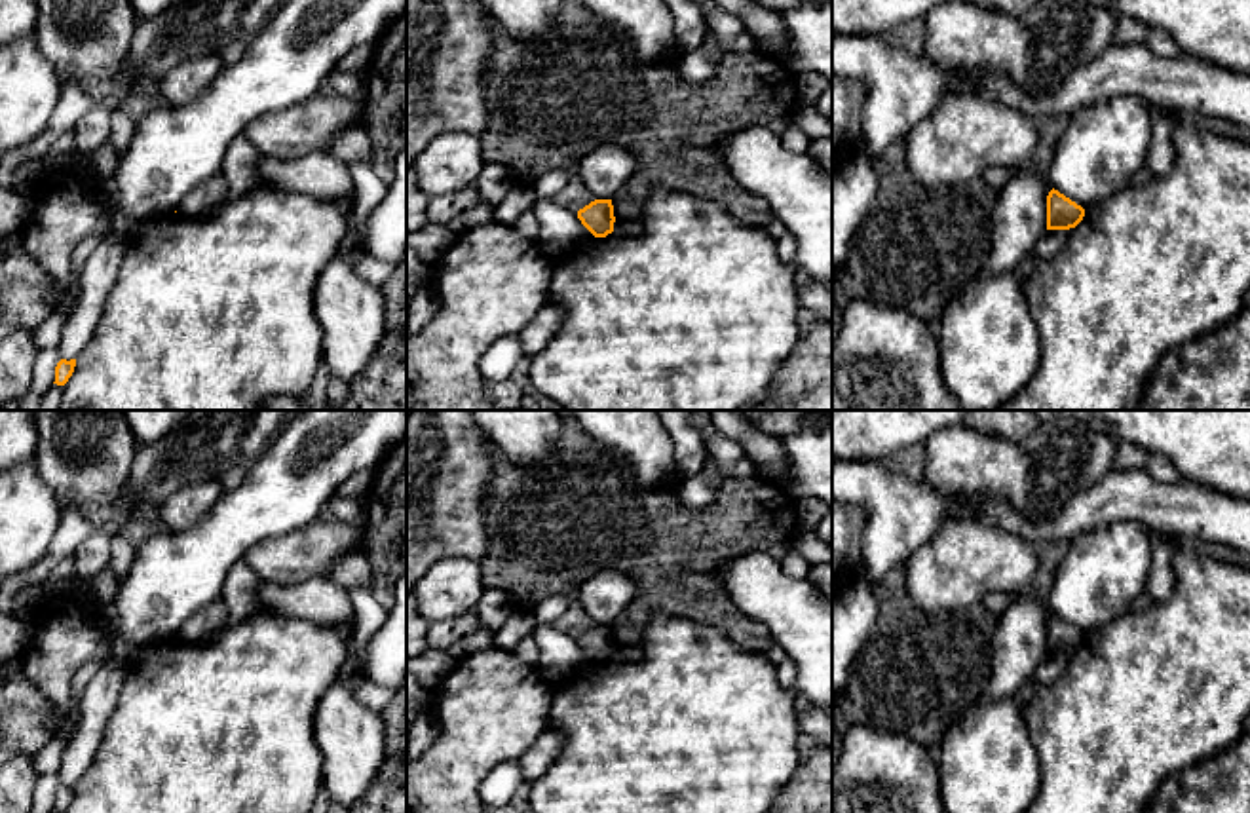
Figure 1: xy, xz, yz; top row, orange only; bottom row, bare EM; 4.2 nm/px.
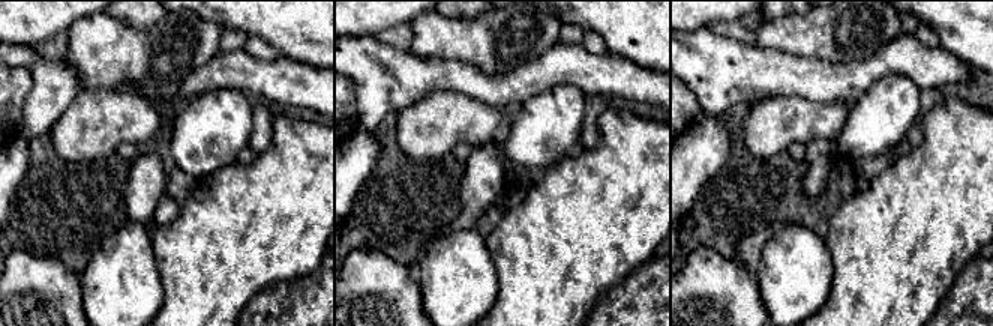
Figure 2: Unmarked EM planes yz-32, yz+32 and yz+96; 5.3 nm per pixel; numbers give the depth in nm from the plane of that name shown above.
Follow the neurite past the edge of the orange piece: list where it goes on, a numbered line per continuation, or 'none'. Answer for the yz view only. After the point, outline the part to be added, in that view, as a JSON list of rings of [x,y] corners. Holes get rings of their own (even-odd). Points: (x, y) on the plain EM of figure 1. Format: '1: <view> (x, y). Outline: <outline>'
none

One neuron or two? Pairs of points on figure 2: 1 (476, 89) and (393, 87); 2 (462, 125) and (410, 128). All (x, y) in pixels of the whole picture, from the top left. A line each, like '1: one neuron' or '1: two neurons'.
1: one neuron
2: one neuron

